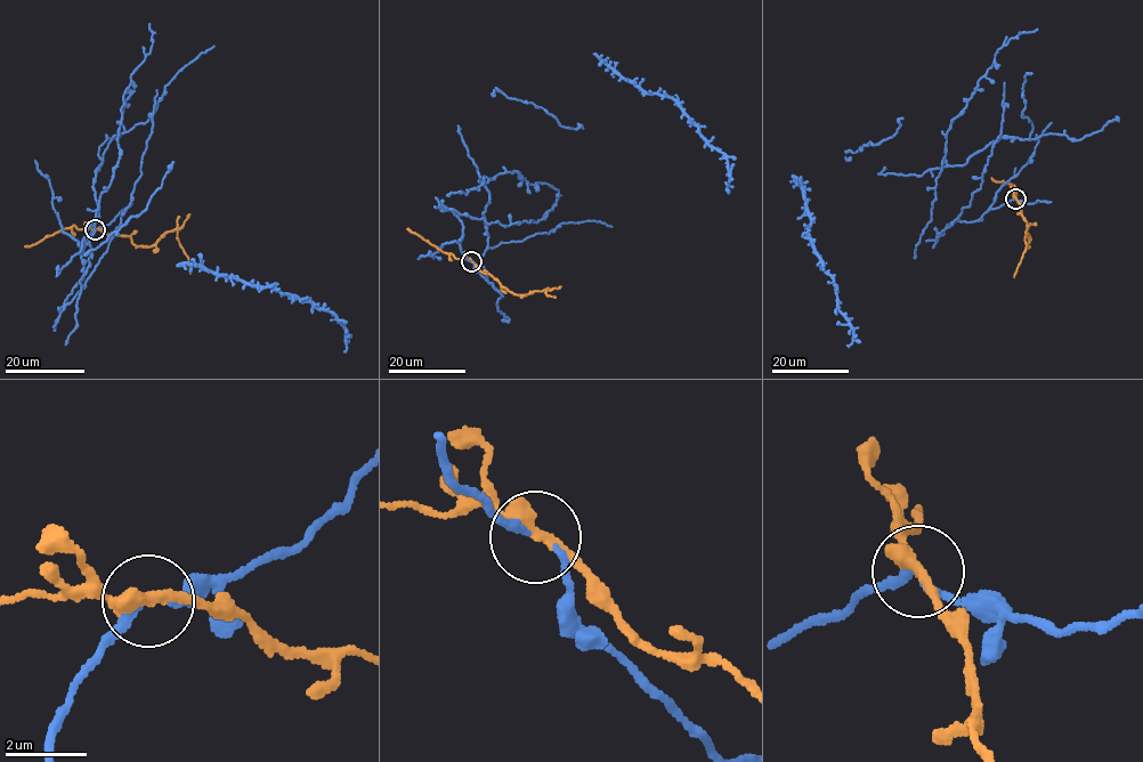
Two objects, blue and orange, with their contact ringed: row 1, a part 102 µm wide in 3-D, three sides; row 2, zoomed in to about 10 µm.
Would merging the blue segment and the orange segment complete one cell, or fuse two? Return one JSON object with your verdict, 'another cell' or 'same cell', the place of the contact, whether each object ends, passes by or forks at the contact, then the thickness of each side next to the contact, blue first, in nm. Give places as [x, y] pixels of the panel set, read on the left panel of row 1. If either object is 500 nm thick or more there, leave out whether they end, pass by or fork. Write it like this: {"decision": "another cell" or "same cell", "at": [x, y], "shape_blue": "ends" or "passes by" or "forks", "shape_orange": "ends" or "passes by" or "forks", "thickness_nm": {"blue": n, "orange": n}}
{"decision": "another cell", "at": [95, 229], "shape_blue": "passes by", "shape_orange": "passes by", "thickness_nm": {"blue": 170, "orange": 320}}

